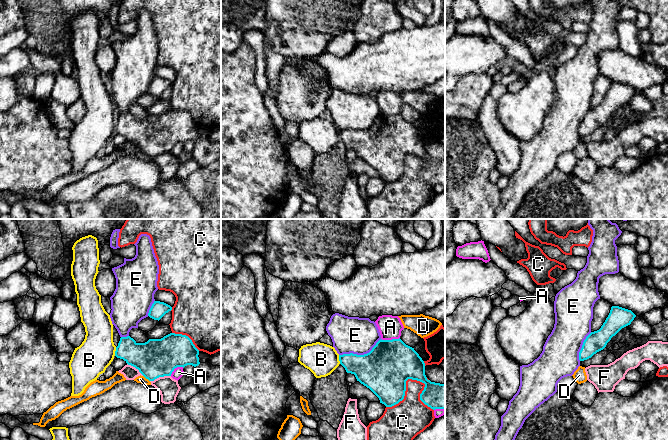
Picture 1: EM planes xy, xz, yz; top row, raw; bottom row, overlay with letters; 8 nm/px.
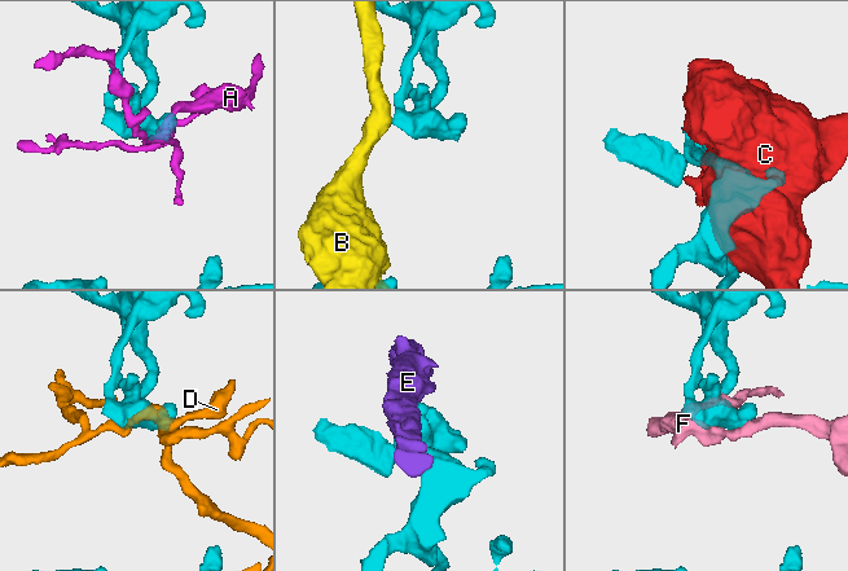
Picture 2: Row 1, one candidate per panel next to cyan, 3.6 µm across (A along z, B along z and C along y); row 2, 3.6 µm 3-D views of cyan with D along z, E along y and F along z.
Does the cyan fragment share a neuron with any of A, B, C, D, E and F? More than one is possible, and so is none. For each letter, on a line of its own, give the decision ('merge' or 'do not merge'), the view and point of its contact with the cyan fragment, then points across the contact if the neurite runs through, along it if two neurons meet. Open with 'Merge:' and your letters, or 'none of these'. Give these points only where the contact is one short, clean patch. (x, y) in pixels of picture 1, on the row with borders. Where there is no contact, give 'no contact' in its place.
Merge: none of these
A: do not merge; contact xz (390, 340)
B: do not merge; contact xy (115, 351)
C: do not merge; contact xz (412, 379)
D: do not merge; contact xy (146, 378)
E: do not merge; contact xz (360, 355)
F: do not merge; contact xy (160, 376); border xy (170, 375), (157, 377), (150, 381)

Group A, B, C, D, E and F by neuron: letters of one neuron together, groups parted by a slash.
A / B / C / D / E / F

